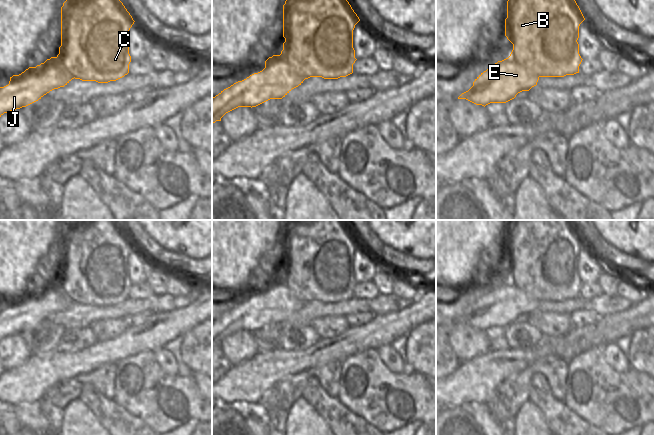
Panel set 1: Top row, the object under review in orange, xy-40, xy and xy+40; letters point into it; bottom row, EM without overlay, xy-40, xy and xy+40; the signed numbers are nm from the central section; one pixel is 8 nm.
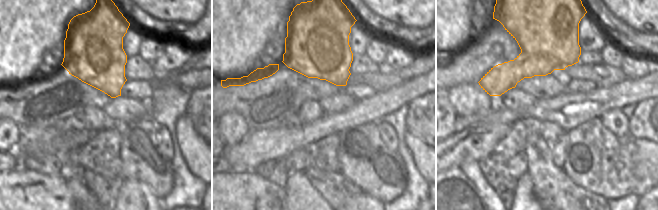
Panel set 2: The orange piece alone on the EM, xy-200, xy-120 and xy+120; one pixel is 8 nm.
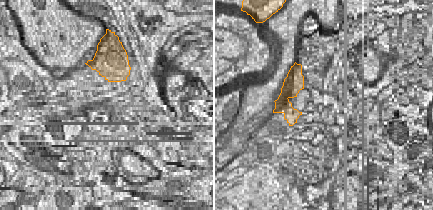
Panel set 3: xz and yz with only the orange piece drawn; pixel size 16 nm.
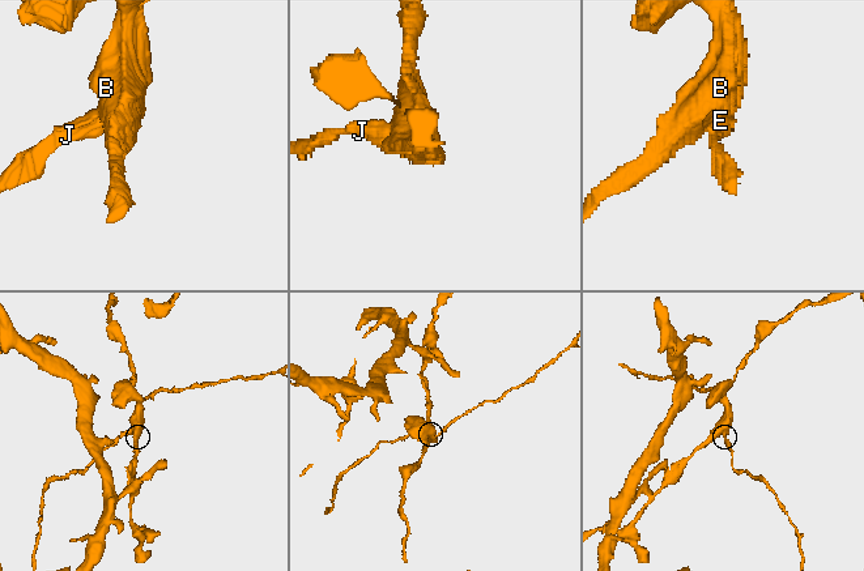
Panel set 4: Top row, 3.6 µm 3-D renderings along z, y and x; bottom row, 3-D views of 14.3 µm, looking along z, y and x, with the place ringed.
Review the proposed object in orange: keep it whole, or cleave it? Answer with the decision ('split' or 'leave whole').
split

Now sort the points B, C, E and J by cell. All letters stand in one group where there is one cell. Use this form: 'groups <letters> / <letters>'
groups B C / E J

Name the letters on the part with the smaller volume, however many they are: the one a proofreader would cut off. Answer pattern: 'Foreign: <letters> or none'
Foreign: E, J.

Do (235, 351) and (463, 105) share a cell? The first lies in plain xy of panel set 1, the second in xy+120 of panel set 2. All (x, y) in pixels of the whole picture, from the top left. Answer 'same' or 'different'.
same

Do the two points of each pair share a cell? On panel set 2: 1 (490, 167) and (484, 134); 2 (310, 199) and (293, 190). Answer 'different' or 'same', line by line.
1: different
2: same

